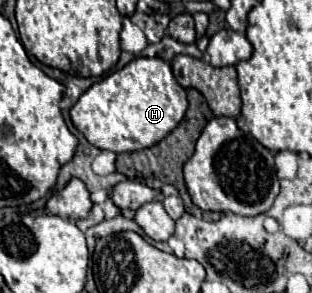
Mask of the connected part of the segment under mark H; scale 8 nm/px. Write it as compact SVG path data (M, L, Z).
M140 56L92 84L72 106L70 118L92 146L120 154L158 144L178 126L186 108L186 90L174 80L170 64L162 58Z

